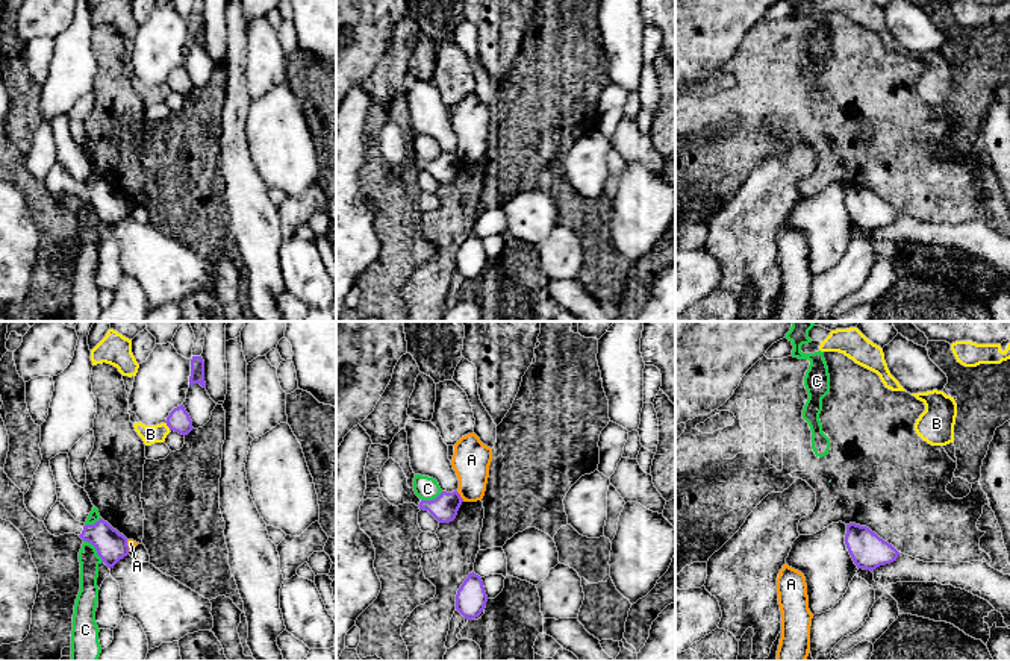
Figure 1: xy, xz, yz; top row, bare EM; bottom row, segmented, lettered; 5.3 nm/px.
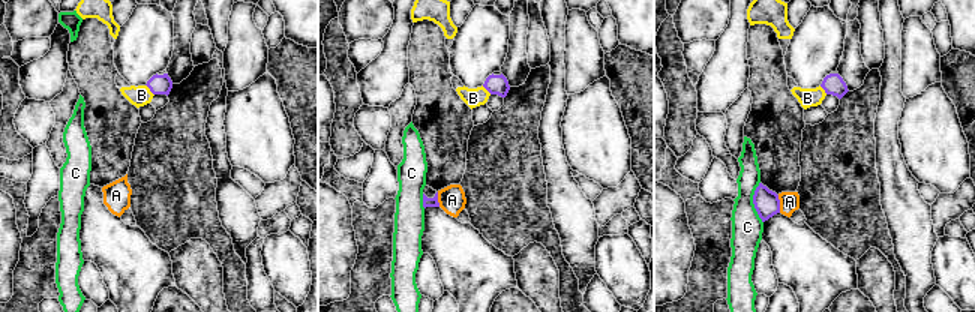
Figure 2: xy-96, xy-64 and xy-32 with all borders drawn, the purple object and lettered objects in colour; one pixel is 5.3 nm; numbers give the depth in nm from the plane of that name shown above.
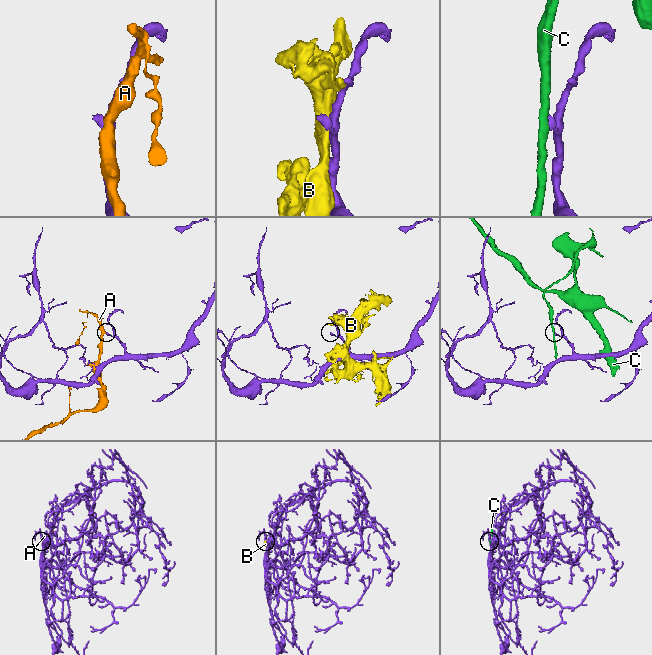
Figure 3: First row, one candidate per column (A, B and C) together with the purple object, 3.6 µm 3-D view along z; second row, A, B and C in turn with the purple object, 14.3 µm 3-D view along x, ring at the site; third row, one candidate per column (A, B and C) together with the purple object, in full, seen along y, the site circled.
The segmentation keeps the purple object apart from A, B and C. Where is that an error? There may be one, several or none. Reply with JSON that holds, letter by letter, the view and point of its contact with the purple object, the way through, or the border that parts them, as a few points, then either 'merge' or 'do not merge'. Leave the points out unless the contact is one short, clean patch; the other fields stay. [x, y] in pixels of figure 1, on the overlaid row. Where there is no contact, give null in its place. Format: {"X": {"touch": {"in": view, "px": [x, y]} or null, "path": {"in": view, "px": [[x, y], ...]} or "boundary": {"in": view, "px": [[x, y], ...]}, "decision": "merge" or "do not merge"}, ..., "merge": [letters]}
{"A": {"touch": {"in": "xz", "px": [459, 496]}, "boundary": {"in": "xz", "px": [[456, 491], [464, 501]]}, "decision": "do not merge"}, "B": {"touch": {"in": "xy", "px": [167, 425]}, "decision": "do not merge"}, "C": {"touch": {"in": "xy", "px": [96, 549]}, "boundary": {"in": "xy", "px": [[84, 540], [94, 548], [103, 561]]}, "decision": "do not merge"}, "merge": []}

